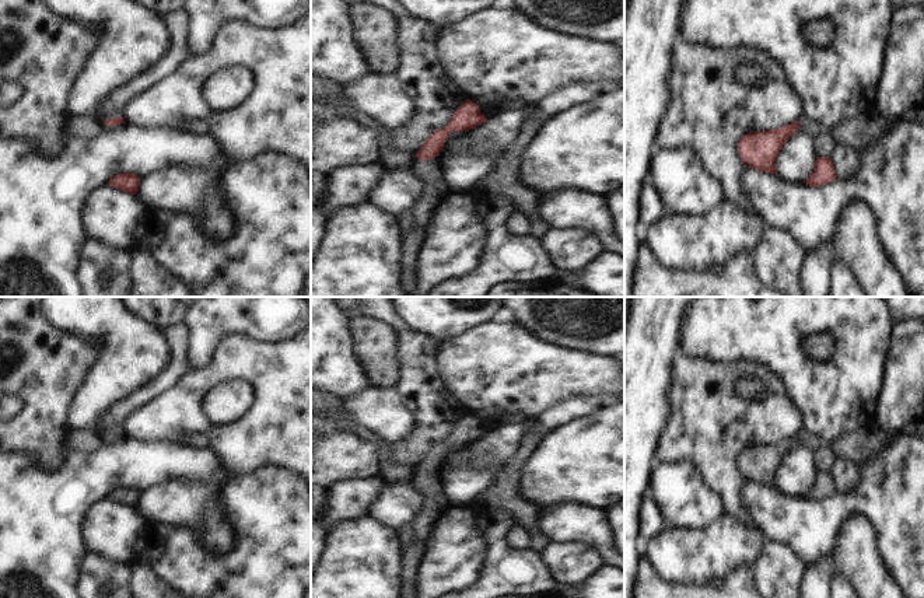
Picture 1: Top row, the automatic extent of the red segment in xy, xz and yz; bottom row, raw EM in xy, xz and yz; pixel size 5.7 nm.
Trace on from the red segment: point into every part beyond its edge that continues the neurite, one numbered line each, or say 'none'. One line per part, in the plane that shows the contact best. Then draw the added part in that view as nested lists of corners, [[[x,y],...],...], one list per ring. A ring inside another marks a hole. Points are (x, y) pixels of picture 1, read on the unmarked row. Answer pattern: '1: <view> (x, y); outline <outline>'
1: xy (116, 427); outline [[[123,423],[109,426],[106,430],[101,431],[99,434],[101,445],[113,445],[115,443],[119,443],[126,438],[126,437],[118,437],[115,441],[112,441],[105,437],[111,431],[123,431]]]

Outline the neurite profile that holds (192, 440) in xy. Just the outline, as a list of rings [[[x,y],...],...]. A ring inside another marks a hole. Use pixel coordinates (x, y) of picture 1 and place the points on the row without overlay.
[[[189,434],[182,437],[181,443],[192,448],[207,448],[207,438],[203,434]]]

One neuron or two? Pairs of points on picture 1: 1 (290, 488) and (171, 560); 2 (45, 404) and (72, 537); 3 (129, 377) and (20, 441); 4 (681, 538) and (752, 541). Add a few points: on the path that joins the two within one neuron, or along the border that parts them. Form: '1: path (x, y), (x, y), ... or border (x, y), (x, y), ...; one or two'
1: path (270, 521), (228, 563), (205, 563); one
2: border (65, 448), (53, 471), (41, 469), (27, 455); two
3: border (80, 383), (67, 411), (67, 432); two
4: path (699, 541), (734, 541); one

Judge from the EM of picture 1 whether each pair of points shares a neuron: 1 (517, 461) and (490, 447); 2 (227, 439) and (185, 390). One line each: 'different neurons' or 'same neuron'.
1: different neurons
2: same neuron

